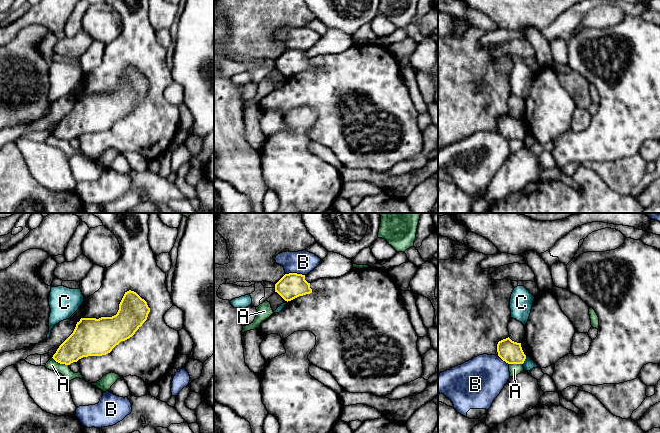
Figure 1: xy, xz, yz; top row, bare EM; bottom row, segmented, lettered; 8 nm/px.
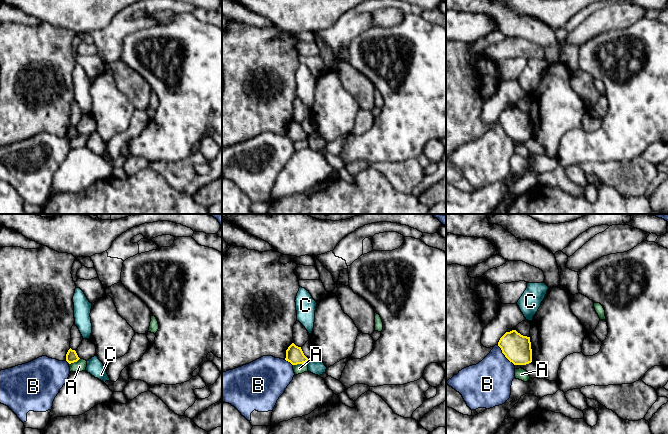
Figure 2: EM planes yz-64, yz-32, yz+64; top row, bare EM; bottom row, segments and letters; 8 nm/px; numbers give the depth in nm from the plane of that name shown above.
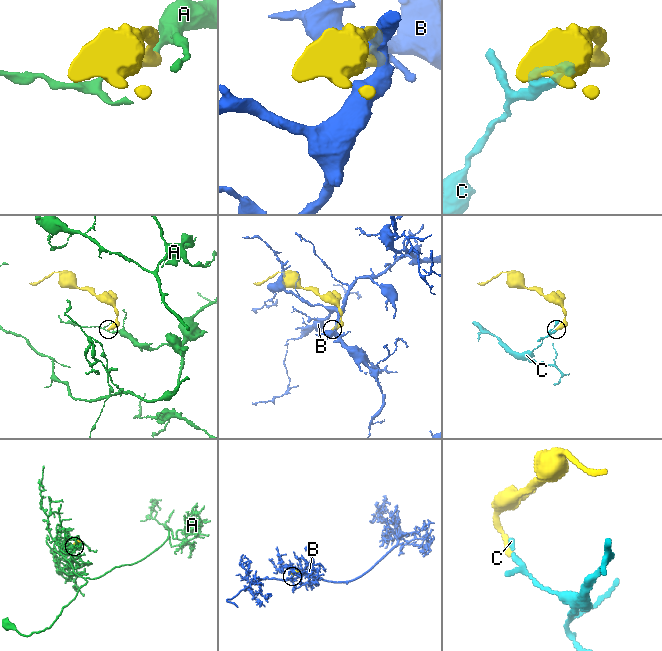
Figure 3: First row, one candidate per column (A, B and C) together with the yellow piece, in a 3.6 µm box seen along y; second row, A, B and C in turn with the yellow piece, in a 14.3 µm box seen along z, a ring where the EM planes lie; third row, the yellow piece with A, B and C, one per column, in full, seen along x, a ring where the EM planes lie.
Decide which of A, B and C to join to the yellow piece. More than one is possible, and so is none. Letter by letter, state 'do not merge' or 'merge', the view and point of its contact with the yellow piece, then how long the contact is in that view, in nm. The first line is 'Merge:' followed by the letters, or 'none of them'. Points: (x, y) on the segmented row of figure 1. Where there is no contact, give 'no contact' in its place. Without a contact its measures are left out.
Merge: none of them
A: do not merge | xy (60, 363) | 150 nm
B: do not merge | xz (295, 273) | 150 nm
C: do not merge | yz (524, 360) | 70 nm

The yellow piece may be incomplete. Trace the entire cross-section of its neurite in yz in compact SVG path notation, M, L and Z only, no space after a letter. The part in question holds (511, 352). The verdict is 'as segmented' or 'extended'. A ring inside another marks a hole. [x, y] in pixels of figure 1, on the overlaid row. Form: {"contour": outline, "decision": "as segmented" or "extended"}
{"contour": "M509 337L498 342L497 352L508 364L523 364L526 359L521 343L514 342Z", "decision": "as segmented"}

